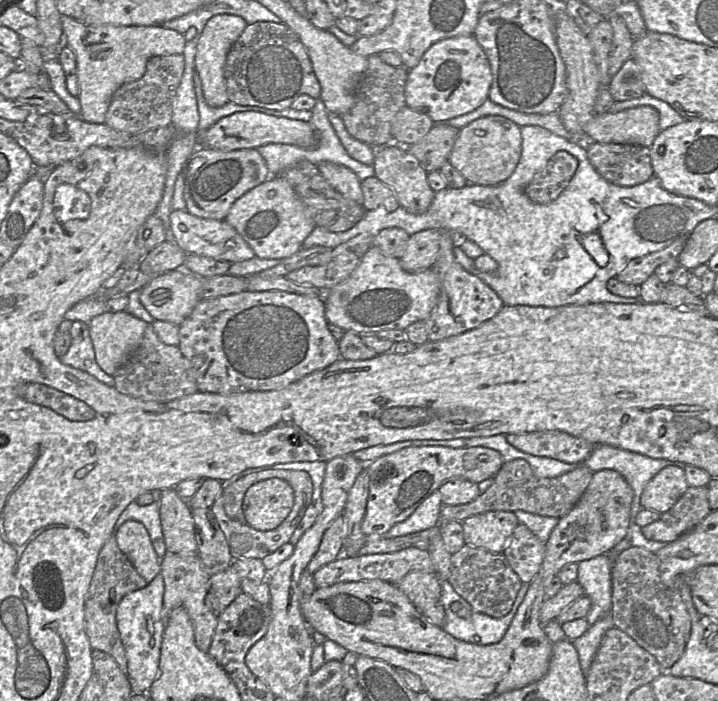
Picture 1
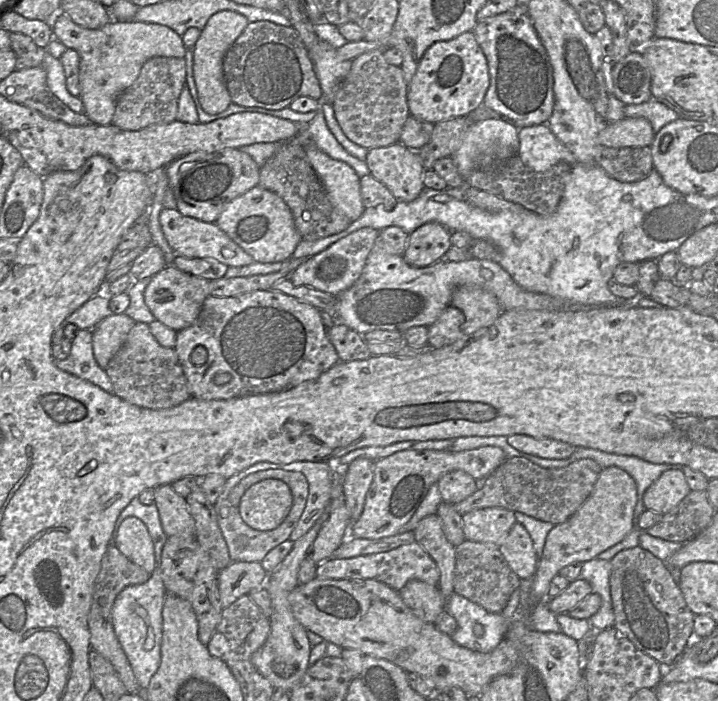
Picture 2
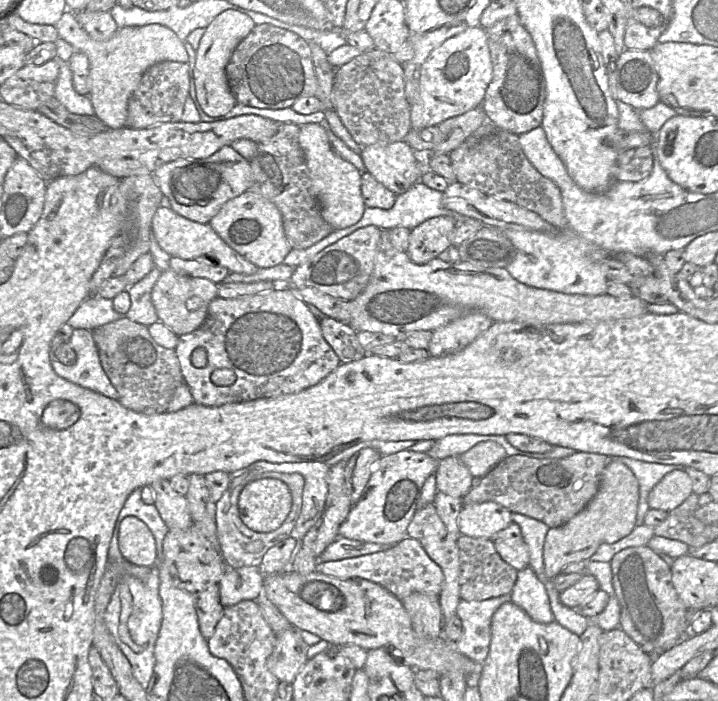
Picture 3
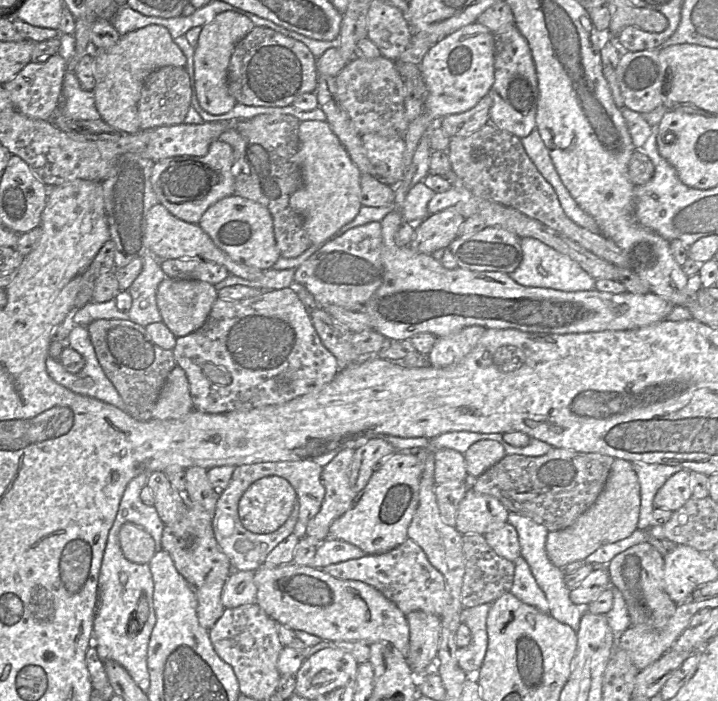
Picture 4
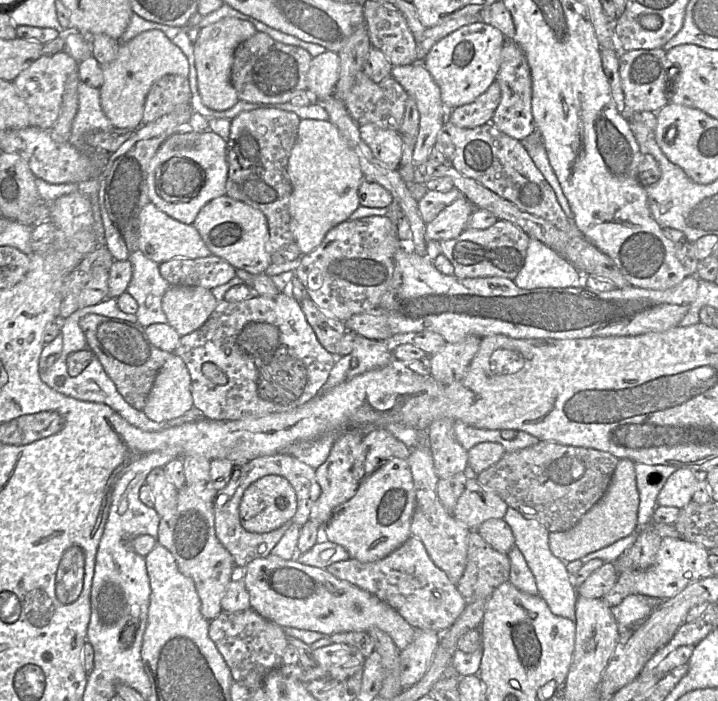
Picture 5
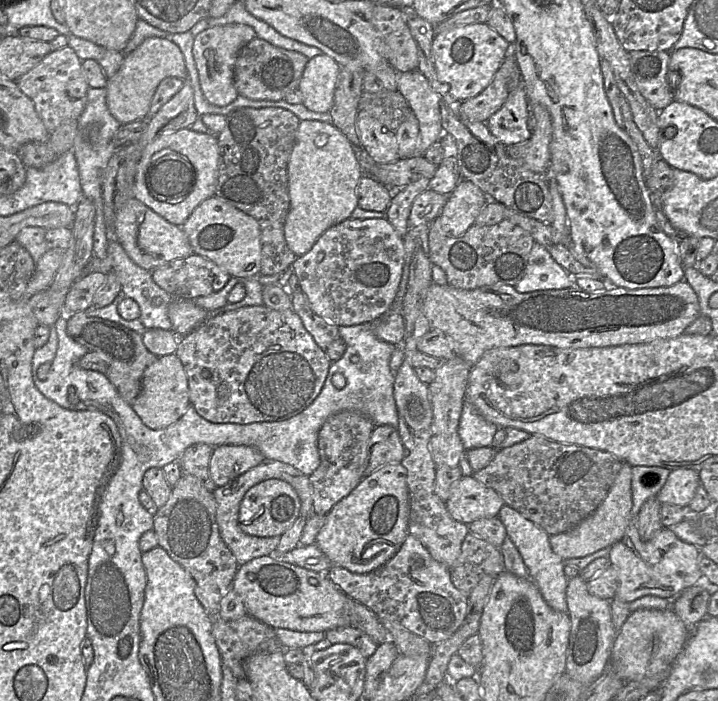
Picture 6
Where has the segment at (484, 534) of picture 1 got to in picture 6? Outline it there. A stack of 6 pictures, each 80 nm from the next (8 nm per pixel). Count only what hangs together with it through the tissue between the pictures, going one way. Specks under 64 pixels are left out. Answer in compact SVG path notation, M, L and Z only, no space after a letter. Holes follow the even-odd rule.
M462 476L445 503L452 518L467 525L480 518L496 517L505 504L495 490L473 476Z

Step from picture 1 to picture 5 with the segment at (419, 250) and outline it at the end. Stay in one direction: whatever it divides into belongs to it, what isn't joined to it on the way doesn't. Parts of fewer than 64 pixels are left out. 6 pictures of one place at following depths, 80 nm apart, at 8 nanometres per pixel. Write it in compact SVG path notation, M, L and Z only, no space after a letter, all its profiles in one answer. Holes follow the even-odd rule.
M464 196L442 210L438 216L426 224L425 240L444 241L457 238L467 227L475 207Z

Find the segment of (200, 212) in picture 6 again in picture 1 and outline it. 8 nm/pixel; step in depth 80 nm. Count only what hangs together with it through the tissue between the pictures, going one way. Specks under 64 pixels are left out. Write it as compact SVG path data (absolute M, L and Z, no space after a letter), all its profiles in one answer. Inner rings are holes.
M271 176L249 190L231 206L225 221L231 225L262 259L286 259L302 248L304 240L316 228L311 211L289 182L282 176Z

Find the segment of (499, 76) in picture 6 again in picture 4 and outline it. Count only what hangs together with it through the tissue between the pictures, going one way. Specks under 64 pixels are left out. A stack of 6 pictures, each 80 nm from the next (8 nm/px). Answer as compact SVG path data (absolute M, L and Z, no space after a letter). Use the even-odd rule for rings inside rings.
M487 94L472 109L444 117L441 128L449 138L468 136L490 122L491 107L492 98Z

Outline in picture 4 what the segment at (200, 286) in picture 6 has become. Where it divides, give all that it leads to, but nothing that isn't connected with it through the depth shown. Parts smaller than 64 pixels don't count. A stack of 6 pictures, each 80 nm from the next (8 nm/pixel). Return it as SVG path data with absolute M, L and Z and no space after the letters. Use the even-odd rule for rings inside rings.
M201 258L167 259L162 261L160 266L166 277L205 281L213 285L230 275L225 266Z

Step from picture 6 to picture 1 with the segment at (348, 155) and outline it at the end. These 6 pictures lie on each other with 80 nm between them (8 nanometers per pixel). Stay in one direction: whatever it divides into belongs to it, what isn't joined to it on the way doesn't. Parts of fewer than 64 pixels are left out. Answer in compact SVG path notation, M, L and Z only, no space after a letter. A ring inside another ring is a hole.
M321 162L317 167L335 190L363 205L361 181L351 169L331 162Z

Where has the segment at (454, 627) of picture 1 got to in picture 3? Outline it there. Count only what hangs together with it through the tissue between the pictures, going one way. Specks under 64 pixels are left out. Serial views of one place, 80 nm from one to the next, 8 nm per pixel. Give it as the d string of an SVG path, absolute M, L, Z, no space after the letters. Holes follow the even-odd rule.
M510 594L481 601L459 601L456 615L462 622L463 633L455 646L460 653L483 664L489 653L492 616L507 601L511 601Z

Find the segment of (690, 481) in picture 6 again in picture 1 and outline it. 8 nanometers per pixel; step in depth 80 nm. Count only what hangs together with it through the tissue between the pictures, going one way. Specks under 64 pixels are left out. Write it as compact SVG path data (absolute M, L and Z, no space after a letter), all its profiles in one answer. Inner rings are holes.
M667 466L644 487L640 504L643 509L662 514L671 509L688 488L684 470L677 466Z

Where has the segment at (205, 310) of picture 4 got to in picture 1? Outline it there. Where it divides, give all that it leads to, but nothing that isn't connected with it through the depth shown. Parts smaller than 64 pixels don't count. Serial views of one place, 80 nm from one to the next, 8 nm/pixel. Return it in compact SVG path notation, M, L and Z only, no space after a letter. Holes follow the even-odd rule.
M176 269L152 277L141 290L140 301L155 320L181 325L201 300L202 278L186 271Z

